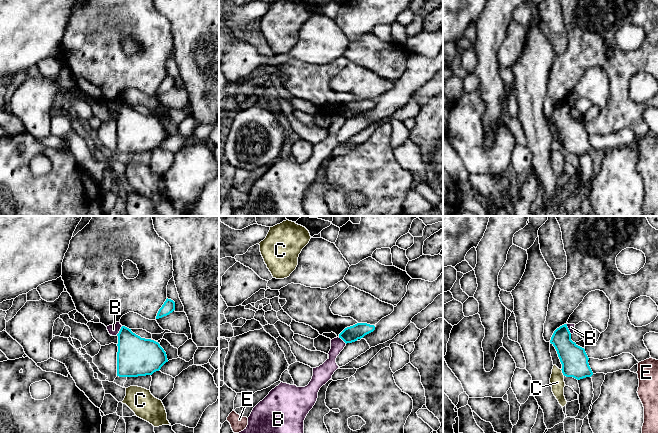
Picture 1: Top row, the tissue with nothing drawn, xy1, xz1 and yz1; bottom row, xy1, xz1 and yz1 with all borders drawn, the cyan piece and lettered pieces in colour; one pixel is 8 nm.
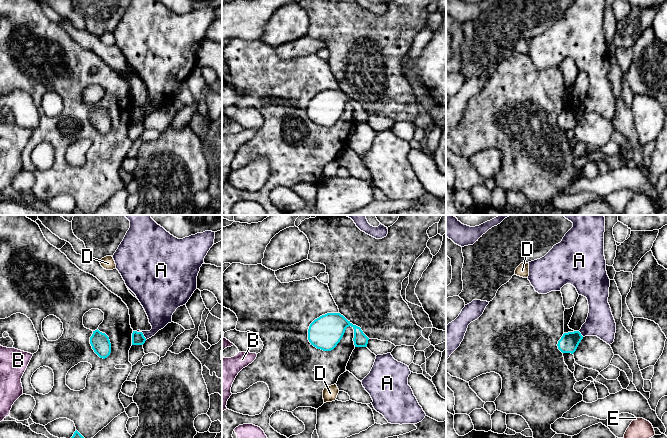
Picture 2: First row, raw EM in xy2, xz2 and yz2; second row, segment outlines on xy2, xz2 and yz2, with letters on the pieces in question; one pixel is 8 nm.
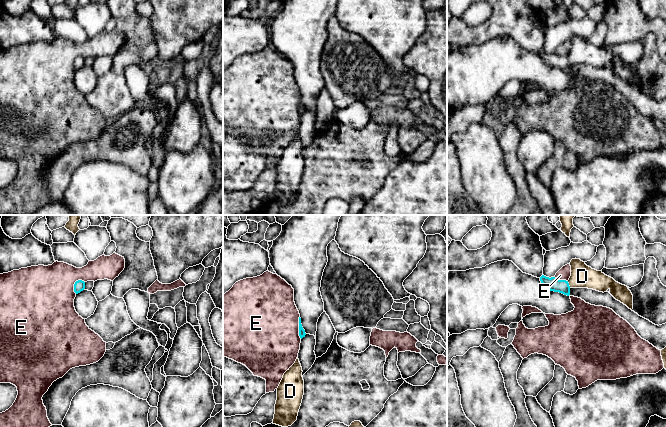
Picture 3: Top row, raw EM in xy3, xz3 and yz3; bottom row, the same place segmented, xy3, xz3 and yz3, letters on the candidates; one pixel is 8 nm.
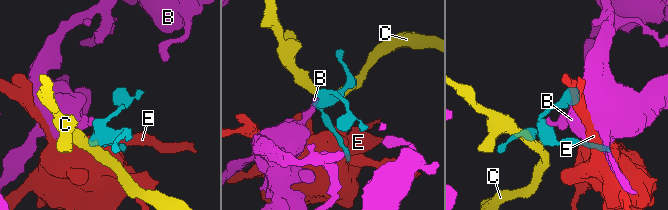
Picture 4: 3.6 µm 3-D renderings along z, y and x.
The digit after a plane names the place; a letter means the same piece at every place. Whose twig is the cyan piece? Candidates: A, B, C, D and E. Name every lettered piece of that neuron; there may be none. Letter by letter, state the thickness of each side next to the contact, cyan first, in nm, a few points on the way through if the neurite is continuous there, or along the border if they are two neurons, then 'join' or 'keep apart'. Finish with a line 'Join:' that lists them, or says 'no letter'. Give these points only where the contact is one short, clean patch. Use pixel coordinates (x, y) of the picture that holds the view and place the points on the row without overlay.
A: calibres 100 and 240 nm; border xy2 (136, 107), (140, 107), (146, 115); keep apart
B: calibres 320 and 90 nm; border xy1 (122, 102), (116, 111); keep apart
C: calibres 220 and 110 nm; border yz1 (560, 145), (564, 151); keep apart
D: calibres 110 and 190 nm; way yz3 (553, 60), (568, 60), (582, 52); join
E: calibres 50 and 500 nm; keep apart
Join: D

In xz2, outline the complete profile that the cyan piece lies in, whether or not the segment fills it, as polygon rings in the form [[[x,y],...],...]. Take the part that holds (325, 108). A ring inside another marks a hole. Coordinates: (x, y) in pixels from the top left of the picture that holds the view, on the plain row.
[[[327,89],[315,95],[308,105],[308,116],[317,125],[333,126],[342,115],[347,103],[354,105],[355,123],[367,123],[369,114],[360,103],[353,101],[340,89]]]

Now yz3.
[[[572,35],[570,42],[571,52],[568,57],[542,51],[540,53],[541,59],[546,65],[567,72],[570,71],[571,64],[588,64],[603,69],[609,65],[609,69],[616,76],[626,81],[629,85],[633,85],[633,71],[627,62],[616,58],[602,47],[592,45],[580,35]]]

